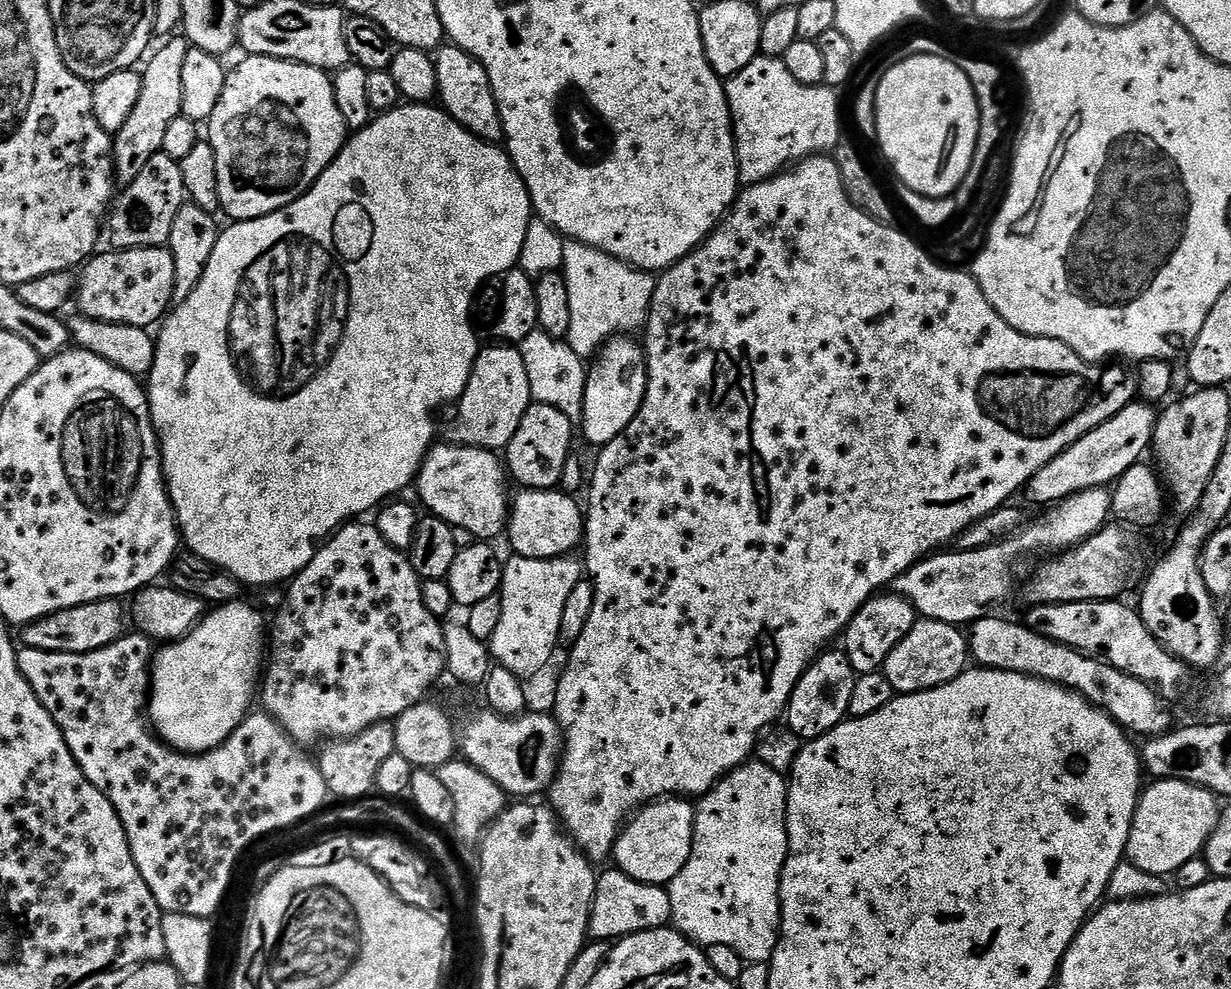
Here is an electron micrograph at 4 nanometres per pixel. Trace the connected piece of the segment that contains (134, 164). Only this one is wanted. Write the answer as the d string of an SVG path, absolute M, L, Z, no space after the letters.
M180 34L165 39L161 44L164 45L156 53L153 51L143 65L142 94L133 113L130 118L126 118L122 130L114 133L112 167L116 170L115 183L120 186L134 182L134 178L142 174L146 162L150 162L150 158L154 158L162 150L162 142L166 139L170 122L174 122L174 118L182 114L182 65L186 63L190 45Z

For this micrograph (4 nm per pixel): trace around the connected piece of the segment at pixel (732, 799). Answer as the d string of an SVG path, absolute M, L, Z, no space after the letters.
M749 759L733 772L723 776L710 791L699 797L695 809L696 821L690 858L686 866L682 866L679 874L666 886L670 894L671 927L697 946L703 946L705 949L710 946L730 946L730 950L737 952L749 964L768 964L780 937L780 875L788 857L788 781L785 773L770 770L770 766L758 759Z

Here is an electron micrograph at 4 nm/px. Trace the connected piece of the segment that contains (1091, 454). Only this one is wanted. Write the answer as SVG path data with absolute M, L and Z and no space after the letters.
M1133 402L1127 404L1114 418L1102 422L1094 430L1090 430L1078 442L1074 442L1062 454L1058 454L1026 485L1028 500L1032 504L1051 506L1078 494L1082 490L1103 488L1115 485L1130 466L1141 463L1146 453L1152 447L1152 435L1156 429L1157 409L1148 402Z

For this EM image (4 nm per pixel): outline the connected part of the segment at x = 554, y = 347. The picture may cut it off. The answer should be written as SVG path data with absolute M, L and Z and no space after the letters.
M539 328L520 341L518 347L526 365L533 401L542 405L554 406L555 409L566 414L573 424L579 423L584 409L588 369L583 357L576 355L567 341L556 340Z

